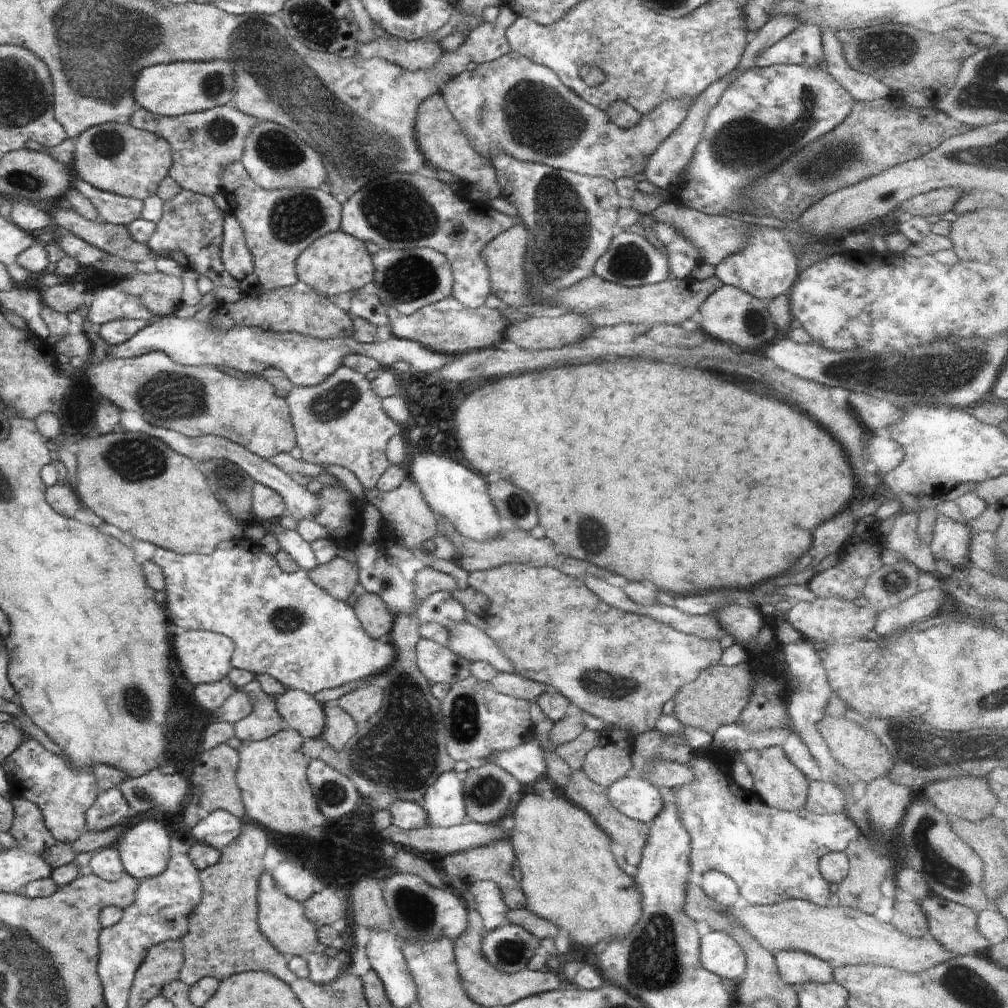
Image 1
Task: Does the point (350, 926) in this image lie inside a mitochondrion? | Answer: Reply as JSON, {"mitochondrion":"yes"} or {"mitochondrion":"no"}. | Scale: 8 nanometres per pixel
{"mitochondrion":"no"}

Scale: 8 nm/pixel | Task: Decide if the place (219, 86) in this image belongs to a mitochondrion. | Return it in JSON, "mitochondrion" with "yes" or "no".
{"mitochondrion":"yes"}

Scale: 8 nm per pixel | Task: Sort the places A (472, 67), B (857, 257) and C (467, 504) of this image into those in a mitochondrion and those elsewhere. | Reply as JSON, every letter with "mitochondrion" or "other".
{"A":"other","B":"other","C":"other"}

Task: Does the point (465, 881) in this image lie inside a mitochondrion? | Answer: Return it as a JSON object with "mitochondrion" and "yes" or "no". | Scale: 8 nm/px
{"mitochondrion":"no"}

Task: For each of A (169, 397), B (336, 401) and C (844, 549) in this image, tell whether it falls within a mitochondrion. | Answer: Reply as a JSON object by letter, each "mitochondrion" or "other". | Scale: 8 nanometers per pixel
{"A":"mitochondrion","B":"mitochondrion","C":"other"}

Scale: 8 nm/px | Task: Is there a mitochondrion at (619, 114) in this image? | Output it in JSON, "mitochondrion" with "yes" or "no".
{"mitochondrion":"no"}

